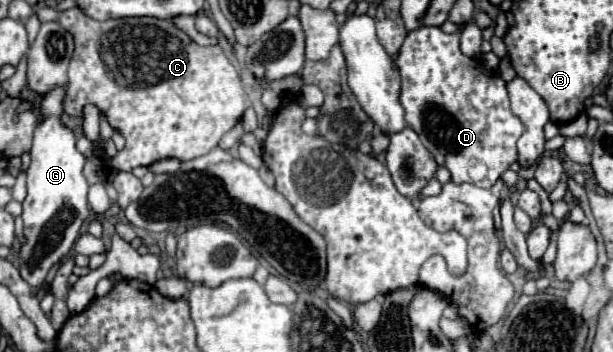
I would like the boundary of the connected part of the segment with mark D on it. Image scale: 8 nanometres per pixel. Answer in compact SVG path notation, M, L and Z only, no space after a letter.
M422 26L408 32L398 56L396 68L400 72L400 104L404 106L406 124L412 126L426 150L434 154L438 166L446 166L452 174L452 182L470 182L480 188L490 188L504 170L518 160L516 140L522 134L520 118L510 110L506 82L496 70L486 70L476 58L468 58L460 52L460 34L444 34L436 26Z

